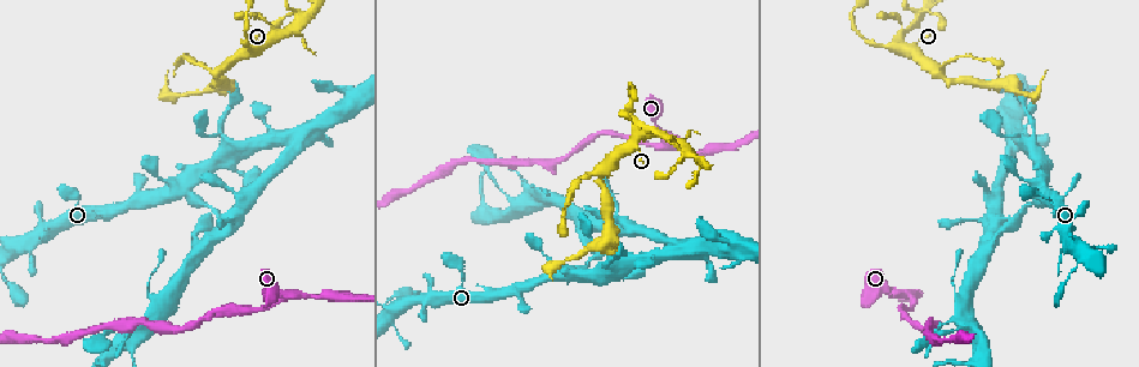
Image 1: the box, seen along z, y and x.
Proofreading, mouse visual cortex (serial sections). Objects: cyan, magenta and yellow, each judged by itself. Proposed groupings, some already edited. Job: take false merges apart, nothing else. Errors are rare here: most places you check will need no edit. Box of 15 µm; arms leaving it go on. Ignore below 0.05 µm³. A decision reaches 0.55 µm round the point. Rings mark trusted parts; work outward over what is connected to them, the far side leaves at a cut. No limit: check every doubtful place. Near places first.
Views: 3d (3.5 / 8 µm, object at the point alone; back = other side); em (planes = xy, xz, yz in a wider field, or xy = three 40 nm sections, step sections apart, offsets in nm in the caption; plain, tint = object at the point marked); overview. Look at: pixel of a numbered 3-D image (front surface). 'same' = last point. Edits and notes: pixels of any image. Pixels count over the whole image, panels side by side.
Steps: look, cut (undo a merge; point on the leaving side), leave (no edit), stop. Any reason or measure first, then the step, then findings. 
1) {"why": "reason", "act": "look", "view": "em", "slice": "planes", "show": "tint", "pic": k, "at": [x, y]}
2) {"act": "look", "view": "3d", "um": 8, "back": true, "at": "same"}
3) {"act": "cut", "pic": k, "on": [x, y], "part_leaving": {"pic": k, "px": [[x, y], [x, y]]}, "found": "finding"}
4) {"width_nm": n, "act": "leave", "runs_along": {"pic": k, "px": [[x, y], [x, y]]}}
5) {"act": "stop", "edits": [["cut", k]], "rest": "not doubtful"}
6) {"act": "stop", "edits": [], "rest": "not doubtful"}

{"why": "sudden change in width", "act": "look", "view": "3d", "um": 3.5, "pic": 1, "at": [917, 19]}

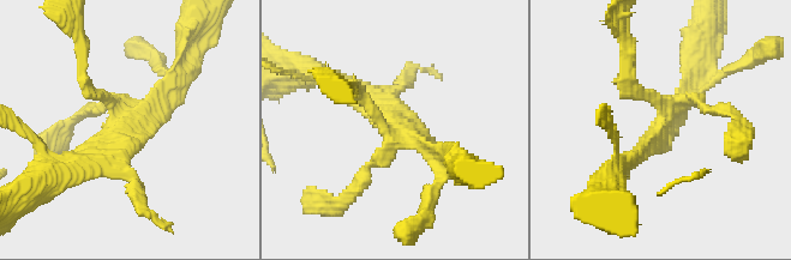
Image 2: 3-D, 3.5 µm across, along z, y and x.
{"arms": 4, "arm_widths_nm": [150, 150, 200, 250], "why": "shape alone is not enough", "act": "look", "view": "em", "slice": "xy", "step": 3, "show": "tint", "pic": 2, "at": [132, 130]}

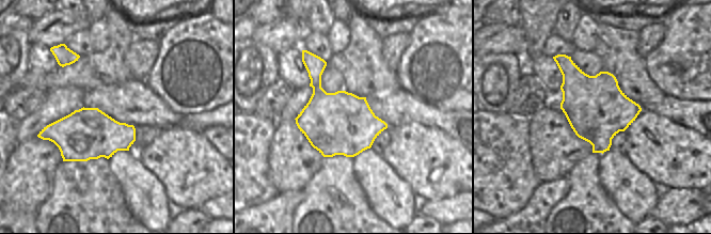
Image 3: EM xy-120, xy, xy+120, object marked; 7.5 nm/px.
{"act": "leave", "found": "continuous, no second cell"}

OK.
{"why": "arms part here", "act": "look", "view": "3d", "um": 8, "pic": 1, "at": [601, 171]}

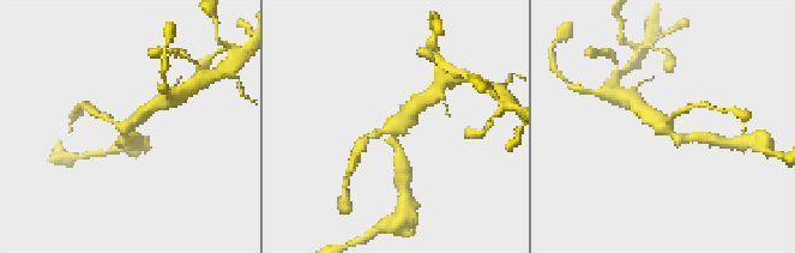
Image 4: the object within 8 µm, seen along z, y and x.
{"act": "look", "view": "em", "slice": "xy", "step": 2, "show": "tint", "pic": 4, "at": [664, 130]}

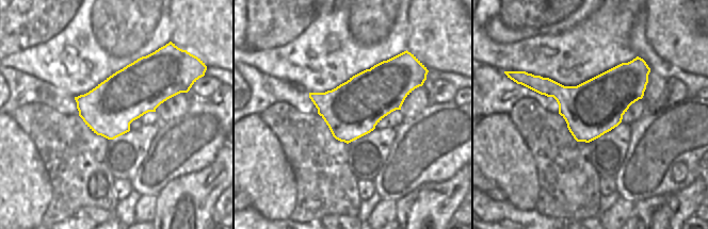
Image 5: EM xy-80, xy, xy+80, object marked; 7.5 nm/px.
{"width_nm": 420, "act": "leave", "runs_along": {"pic": 4, "px": [[645, 112], [679, 139], [697, 137]]}, "found": "all the same cell"}

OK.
{"why": "three-way junction", "act": "look", "view": "3d", "um": 3.5, "pic": 1, "at": [664, 141]}

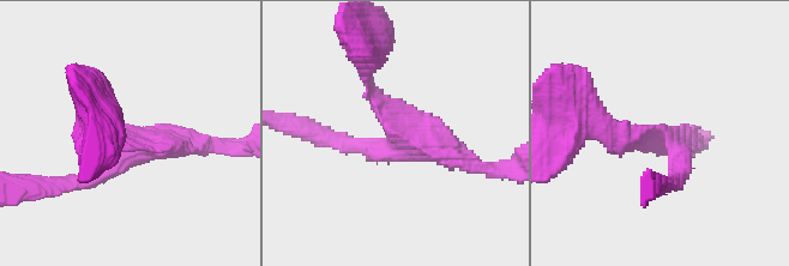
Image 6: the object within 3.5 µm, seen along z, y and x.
{"arms": 3, "arm_widths_nm": [150, 250, 250], "act": "look", "view": "em", "slice": "planes", "show": "tint", "pic": 6, "at": [665, 143]}

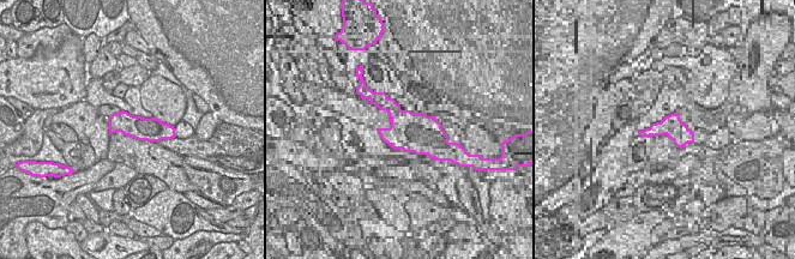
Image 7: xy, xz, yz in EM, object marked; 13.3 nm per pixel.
{"act": "leave", "runs_along": {"pic": 7, "px": [[110, 120], [169, 132]]}, "found": "one cell here"}

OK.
{"why": "branch point", "act": "look", "view": "3d", "um": 3.5, "back": true, "pic": 1, "at": [557, 163]}

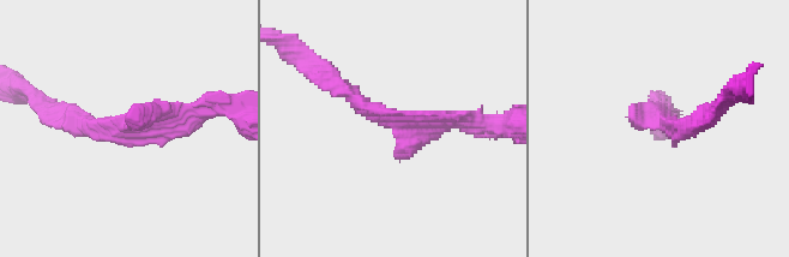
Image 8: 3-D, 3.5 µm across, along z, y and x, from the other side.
{"why": "need the tissue", "act": "look", "view": "em", "slice": "xy", "step": 3, "show": "tint", "pic": 8, "at": [128, 128]}

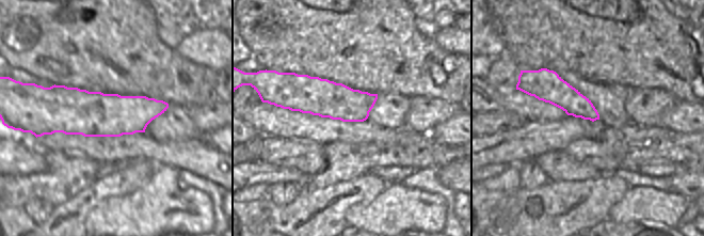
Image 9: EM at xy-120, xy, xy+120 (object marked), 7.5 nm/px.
{"act": "leave", "runs_along": {"pic": 8, "px": [[332, 78], [391, 118], [480, 121]]}, "found": "all the same cell"}

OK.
{"act": "stop", "edits": [], "rest": "not doubtful"}

